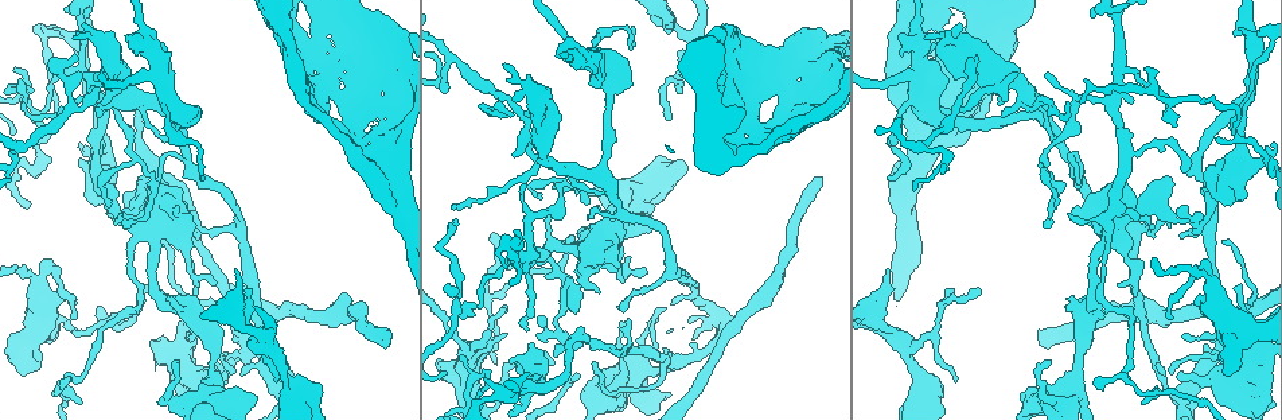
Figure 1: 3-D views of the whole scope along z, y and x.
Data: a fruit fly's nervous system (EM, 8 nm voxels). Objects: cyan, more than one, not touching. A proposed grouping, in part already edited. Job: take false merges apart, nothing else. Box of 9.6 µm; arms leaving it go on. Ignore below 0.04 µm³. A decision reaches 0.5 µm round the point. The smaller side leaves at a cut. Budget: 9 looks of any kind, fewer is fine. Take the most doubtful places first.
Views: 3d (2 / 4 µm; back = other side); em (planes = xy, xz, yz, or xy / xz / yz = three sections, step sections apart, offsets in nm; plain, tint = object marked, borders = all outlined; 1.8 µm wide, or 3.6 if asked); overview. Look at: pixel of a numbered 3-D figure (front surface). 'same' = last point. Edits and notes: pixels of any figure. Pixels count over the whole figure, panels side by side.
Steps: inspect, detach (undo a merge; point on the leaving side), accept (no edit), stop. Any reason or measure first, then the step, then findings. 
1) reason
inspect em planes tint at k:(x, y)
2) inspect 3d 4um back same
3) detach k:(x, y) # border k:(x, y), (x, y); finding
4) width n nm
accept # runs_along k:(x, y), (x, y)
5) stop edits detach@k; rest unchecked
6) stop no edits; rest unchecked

abrupt turn
inspect em planes tint at 1:(1055, 393)

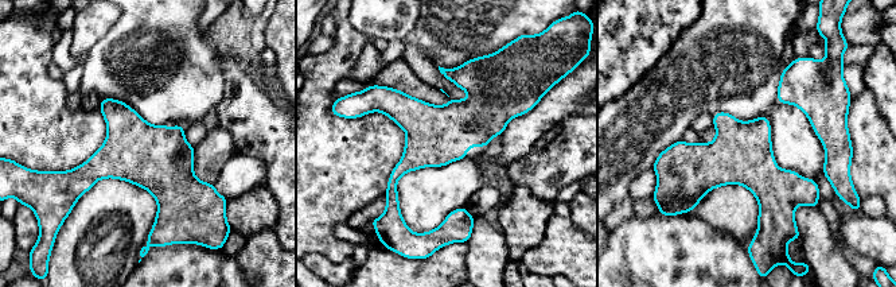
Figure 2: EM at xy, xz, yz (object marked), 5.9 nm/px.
accept # runs_along 2:(475, 66), (475, 99), (393, 178), (396, 204); all the same cell

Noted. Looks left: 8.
abrupt turn
inspect 3d 2um at 1:(102, 96)

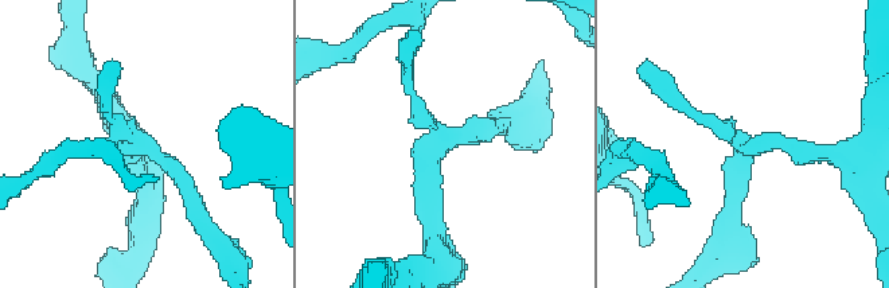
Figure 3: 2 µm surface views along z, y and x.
need the tissue
inspect em planes tint at 3:(432, 144)

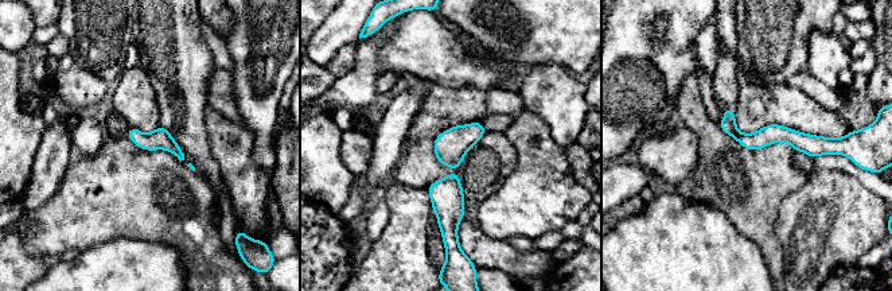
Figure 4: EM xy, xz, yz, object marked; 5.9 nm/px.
width 120 nm
accept # all the same cell

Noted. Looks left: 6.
inspect em planes tint at 1:(747, 81)

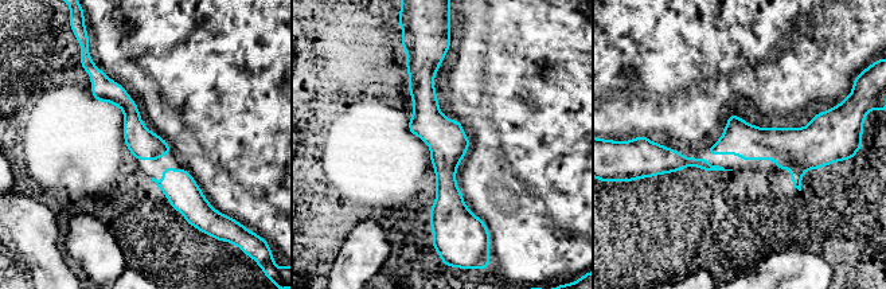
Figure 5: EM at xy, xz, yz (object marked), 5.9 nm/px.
accept # runs_along 5:(436, 63), (426, 118), (445, 139), (449, 225); all the same cell

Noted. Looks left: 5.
three arms meet
inspect em planes tint at 1:(534, 390)

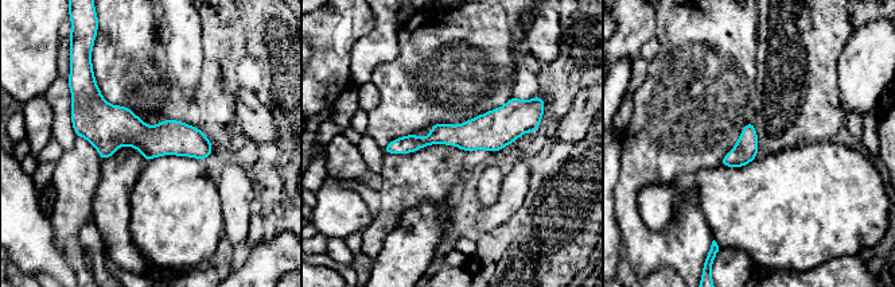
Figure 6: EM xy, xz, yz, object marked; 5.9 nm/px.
accept # runs_along 6:(532, 127), (438, 135), (388, 150); continuous, no second cell

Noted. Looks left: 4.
stop no edits; rest unchecked

